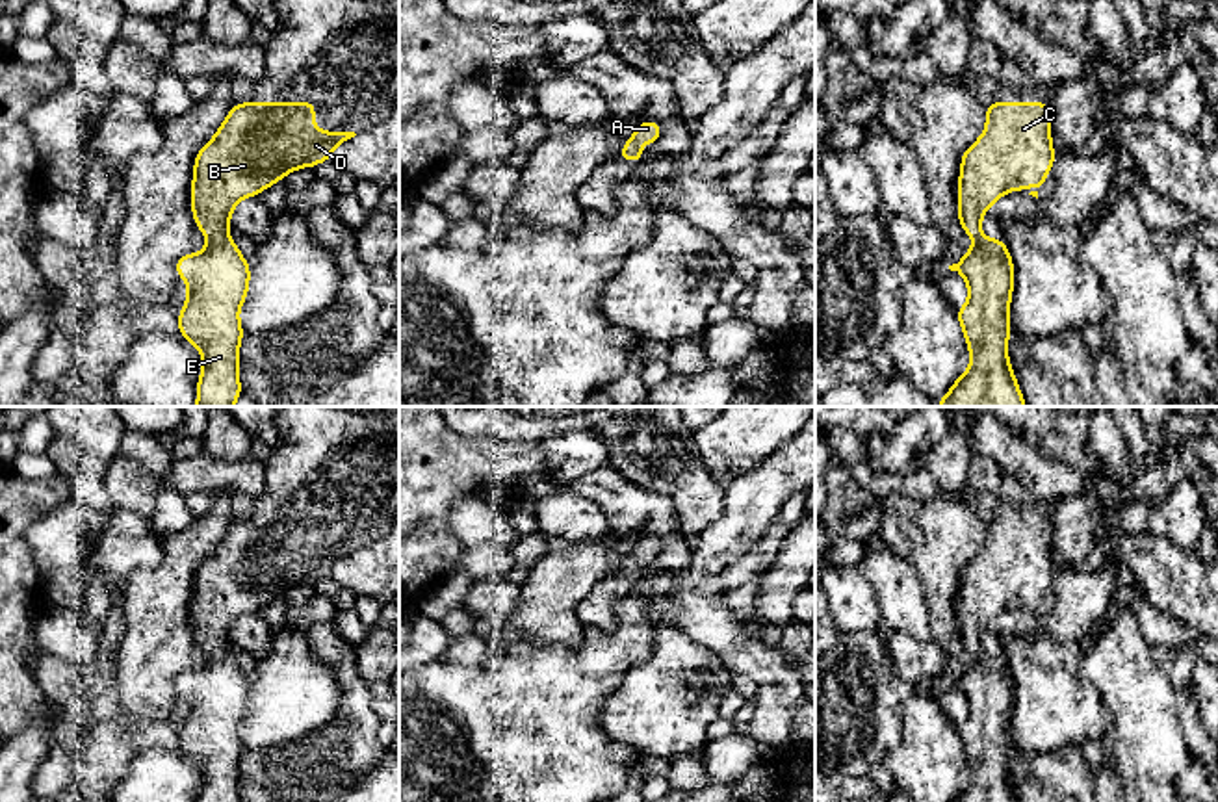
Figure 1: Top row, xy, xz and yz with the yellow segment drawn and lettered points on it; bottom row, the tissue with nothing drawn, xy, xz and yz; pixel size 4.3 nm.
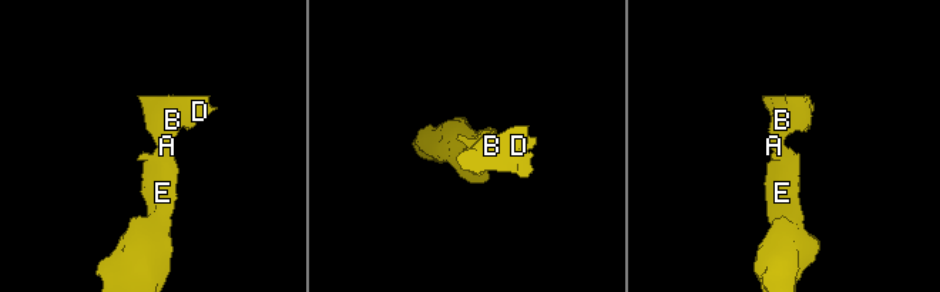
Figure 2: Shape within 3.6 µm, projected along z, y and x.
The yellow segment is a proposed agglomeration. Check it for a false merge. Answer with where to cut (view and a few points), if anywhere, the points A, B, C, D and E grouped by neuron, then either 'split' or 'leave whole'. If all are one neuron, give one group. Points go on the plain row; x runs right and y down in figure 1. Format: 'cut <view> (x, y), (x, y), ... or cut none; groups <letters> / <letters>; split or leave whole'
cut none; groups A B C D E; leave whole

